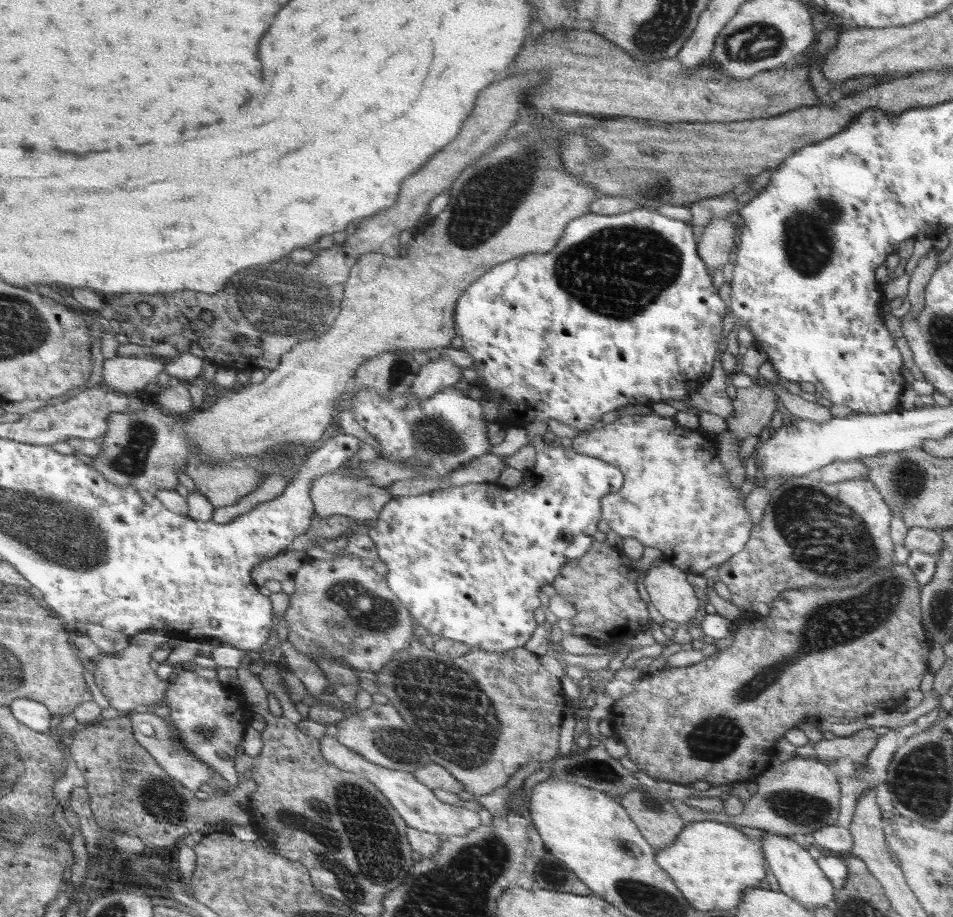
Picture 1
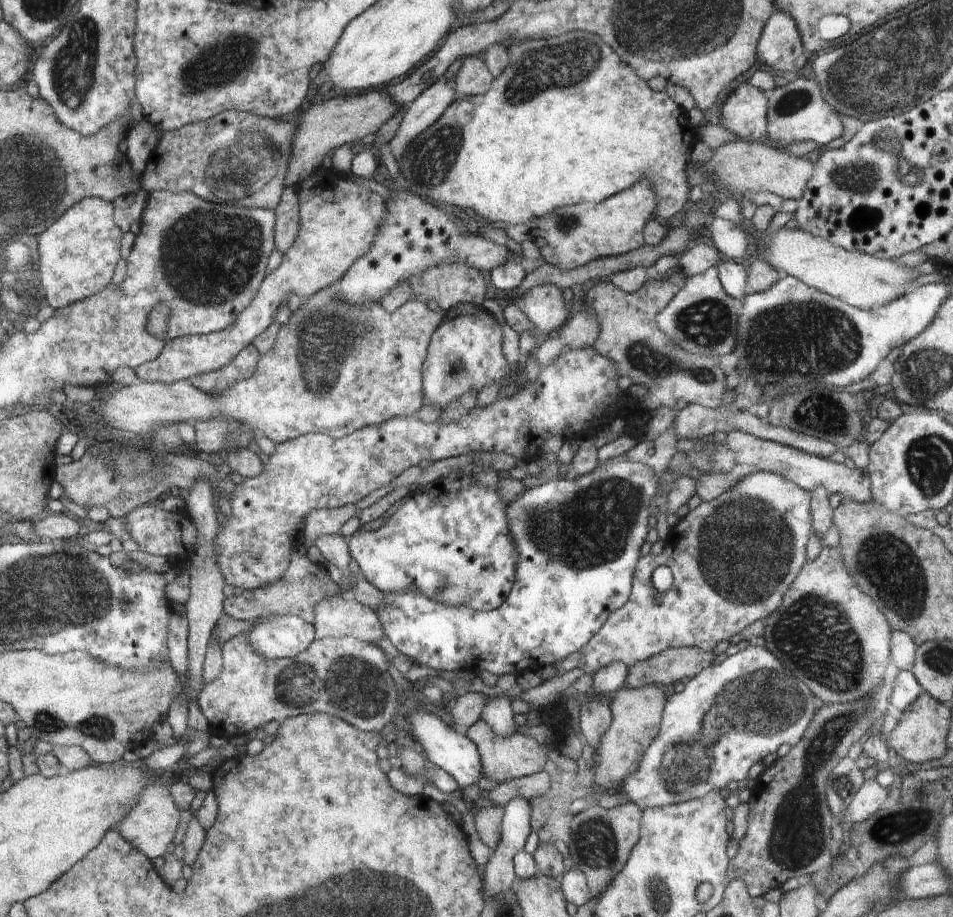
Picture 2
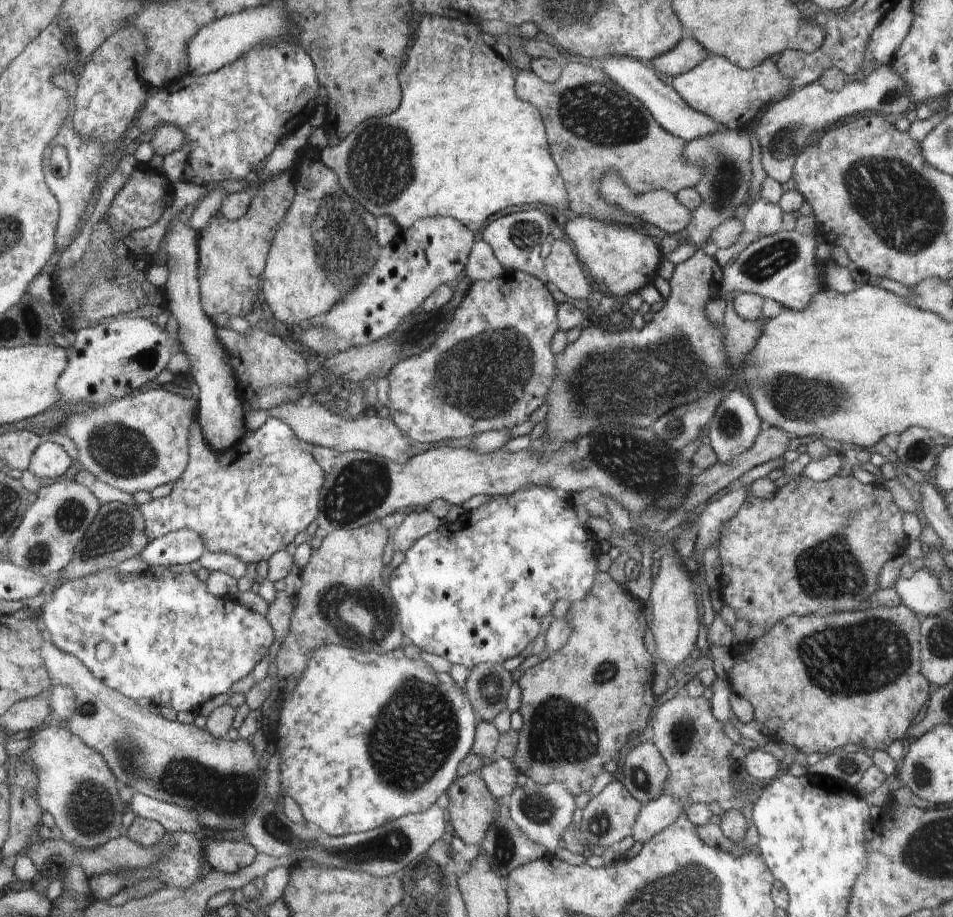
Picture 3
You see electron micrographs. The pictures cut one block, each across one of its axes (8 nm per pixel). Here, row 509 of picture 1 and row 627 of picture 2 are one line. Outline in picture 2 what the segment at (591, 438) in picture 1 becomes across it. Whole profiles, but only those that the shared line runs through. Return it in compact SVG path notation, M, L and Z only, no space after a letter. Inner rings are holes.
M754 472L754 474L750 474L750 476L746 476L746 478L742 478L742 481L739 481L739 482L738 482L738 485L735 485L735 486L734 486L734 488L730 488L730 490L728 490L728 492L726 492L726 493L724 493L724 494L720 494L720 496L718 496L718 497L716 497L716 498L713 498L713 499L712 499L712 500L709 500L709 501L702 501L702 502L701 502L701 503L700 503L700 505L699 505L699 506L697 506L697 507L696 507L696 508L695 508L695 509L694 509L694 510L689 510L689 512L688 512L688 514L686 514L686 515L685 515L685 516L684 516L684 517L683 517L683 518L680 518L680 519L679 519L679 523L678 523L678 524L676 524L676 525L675 525L675 526L673 526L673 527L671 527L671 529L670 529L670 532L669 532L669 535L668 535L668 536L667 536L667 539L666 539L666 540L665 540L665 545L664 545L664 550L662 550L662 553L660 553L660 554L658 554L658 555L656 555L656 556L655 556L655 555L654 555L654 554L650 554L650 553L649 553L649 554L648 554L648 555L646 555L646 556L642 556L642 562L638 562L638 586L634 586L634 598L630 598L630 602L626 602L626 606L622 606L622 610L620 610L620 609L618 609L618 614L612 614L612 618L610 618L610 622L606 622L606 630L602 630L602 634L598 634L598 638L594 638L594 642L590 642L590 646L586 646L586 645L584 645L584 648L582 648L582 650L579 650L579 652L580 652L580 662L581 662L581 665L580 665L580 666L581 666L581 668L584 668L584 672L590 672L590 674L591 674L591 675L592 675L592 672L594 672L594 673L596 673L596 672L597 672L597 670L600 670L600 668L605 668L605 666L608 666L608 665L610 665L610 664L612 664L612 662L624 662L624 664L626 664L626 666L627 666L627 668L630 668L630 666L632 666L632 664L636 664L636 662L642 662L642 660L648 660L648 658L652 658L652 656L654 656L654 654L659 654L659 653L662 653L662 652L664 652L664 650L668 650L668 648L680 648L680 647L682 647L682 648L688 648L688 647L690 647L690 648L699 648L699 649L700 649L700 650L705 650L705 651L712 651L712 650L713 650L713 648L714 648L714 647L715 647L715 646L716 646L716 644L718 644L718 642L720 642L720 640L729 640L729 638L731 638L731 637L732 637L732 636L734 636L734 635L736 635L736 634L740 634L740 632L742 632L742 630L744 630L744 628L746 628L746 626L749 626L749 625L750 625L750 624L752 624L752 623L753 623L753 622L756 622L756 620L763 620L763 619L764 619L764 620L766 620L766 618L767 618L767 616L770 616L770 614L772 614L772 612L774 612L774 611L775 611L775 610L776 610L776 608L778 608L778 606L780 606L780 604L782 604L782 598L783 598L783 596L784 596L784 592L786 592L786 590L788 590L788 588L790 588L790 584L792 584L792 582L794 582L794 579L795 579L795 578L796 578L796 576L798 576L798 573L799 573L799 572L800 572L800 570L802 570L802 566L804 566L804 564L806 564L806 542L808 542L808 536L810 536L810 532L812 532L812 526L813 526L813 524L810 524L810 520L813 520L813 513L811 513L811 512L810 512L810 496L808 496L808 494L806 494L806 490L804 490L804 488L802 488L802 487L800 487L800 486L796 486L796 484L794 484L794 482L792 482L792 480L788 480L788 478L784 478L784 476L780 476L780 474L774 474L774 472ZM658 566L668 566L668 568L670 568L670 572L672 572L672 574L673 574L673 576L674 576L674 583L673 583L673 584L672 584L672 587L671 587L671 588L670 588L670 589L669 589L669 590L668 590L668 591L666 591L666 592L661 592L661 593L662 593L662 594L658 594L658 590L657 590L657 589L656 589L656 588L655 588L655 587L654 587L654 584L653 584L653 583L652 583L652 581L651 581L651 580L650 580L650 578L651 578L651 576L652 576L652 572L654 572L654 570L656 570L656 568L658 568ZM656 594L658 594L658 596L660 596L660 600L662 600L662 602L660 602L660 604L656 604Z

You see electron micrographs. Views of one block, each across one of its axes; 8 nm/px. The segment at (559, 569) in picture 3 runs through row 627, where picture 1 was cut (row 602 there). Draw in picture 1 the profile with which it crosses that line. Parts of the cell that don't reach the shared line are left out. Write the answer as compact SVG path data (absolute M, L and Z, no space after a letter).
M534 436L532 446L537 451L537 461L535 464L536 473L530 478L526 478L516 488L504 490L498 488L495 483L470 483L448 487L418 494L418 496L400 496L388 501L380 514L377 516L377 528L371 528L370 539L374 542L378 559L382 560L388 568L386 582L390 590L397 595L403 606L411 615L415 624L424 626L434 638L450 638L462 644L468 644L472 649L486 650L490 652L506 652L508 650L523 647L527 640L530 640L532 632L536 630L536 620L534 620L534 610L540 608L540 588L553 584L561 569L569 564L569 561L576 561L584 557L593 546L594 535L597 532L597 524L602 520L602 505L600 500L608 494L618 492L622 488L624 476L621 471L612 464L602 461L600 458L593 458L589 455L577 454L570 448L563 448L556 442L544 441L543 436Z

